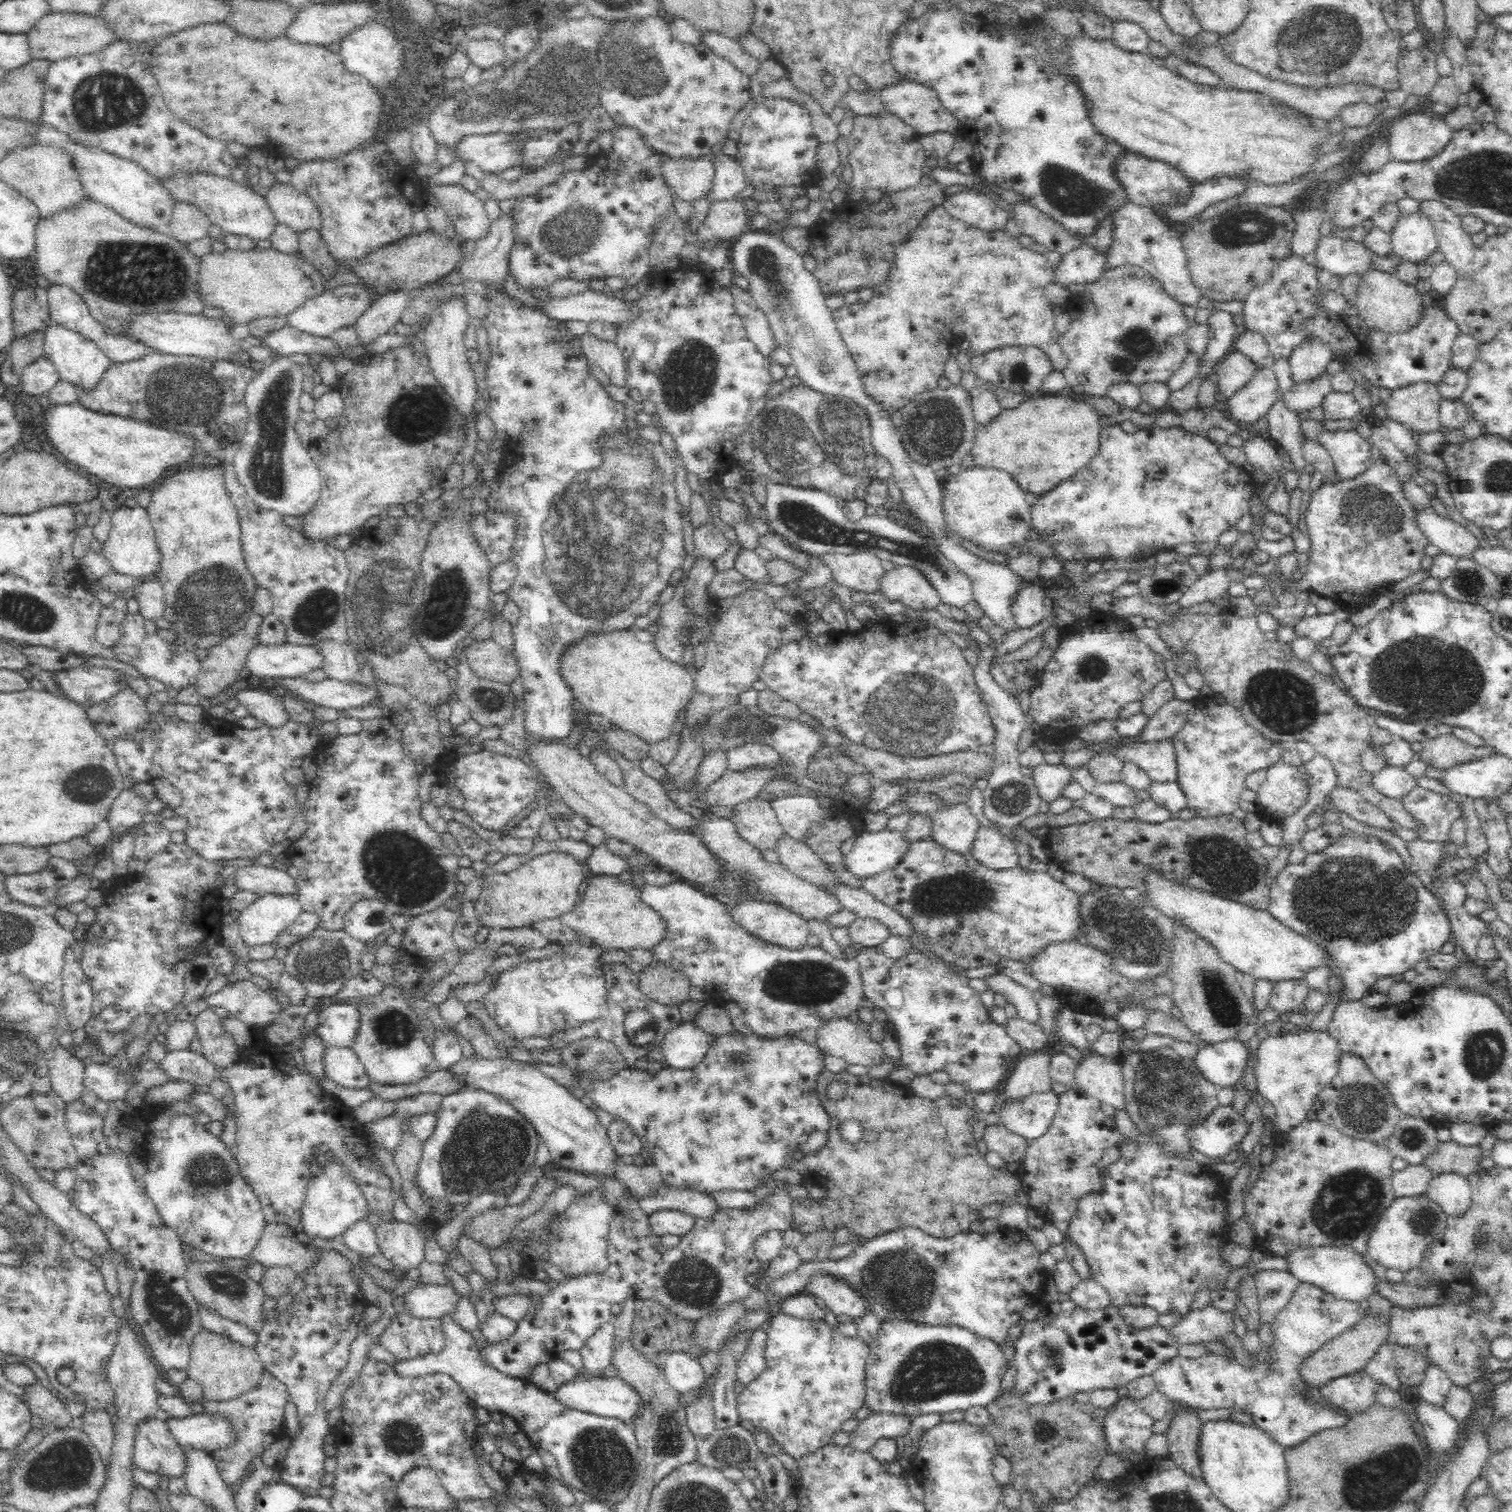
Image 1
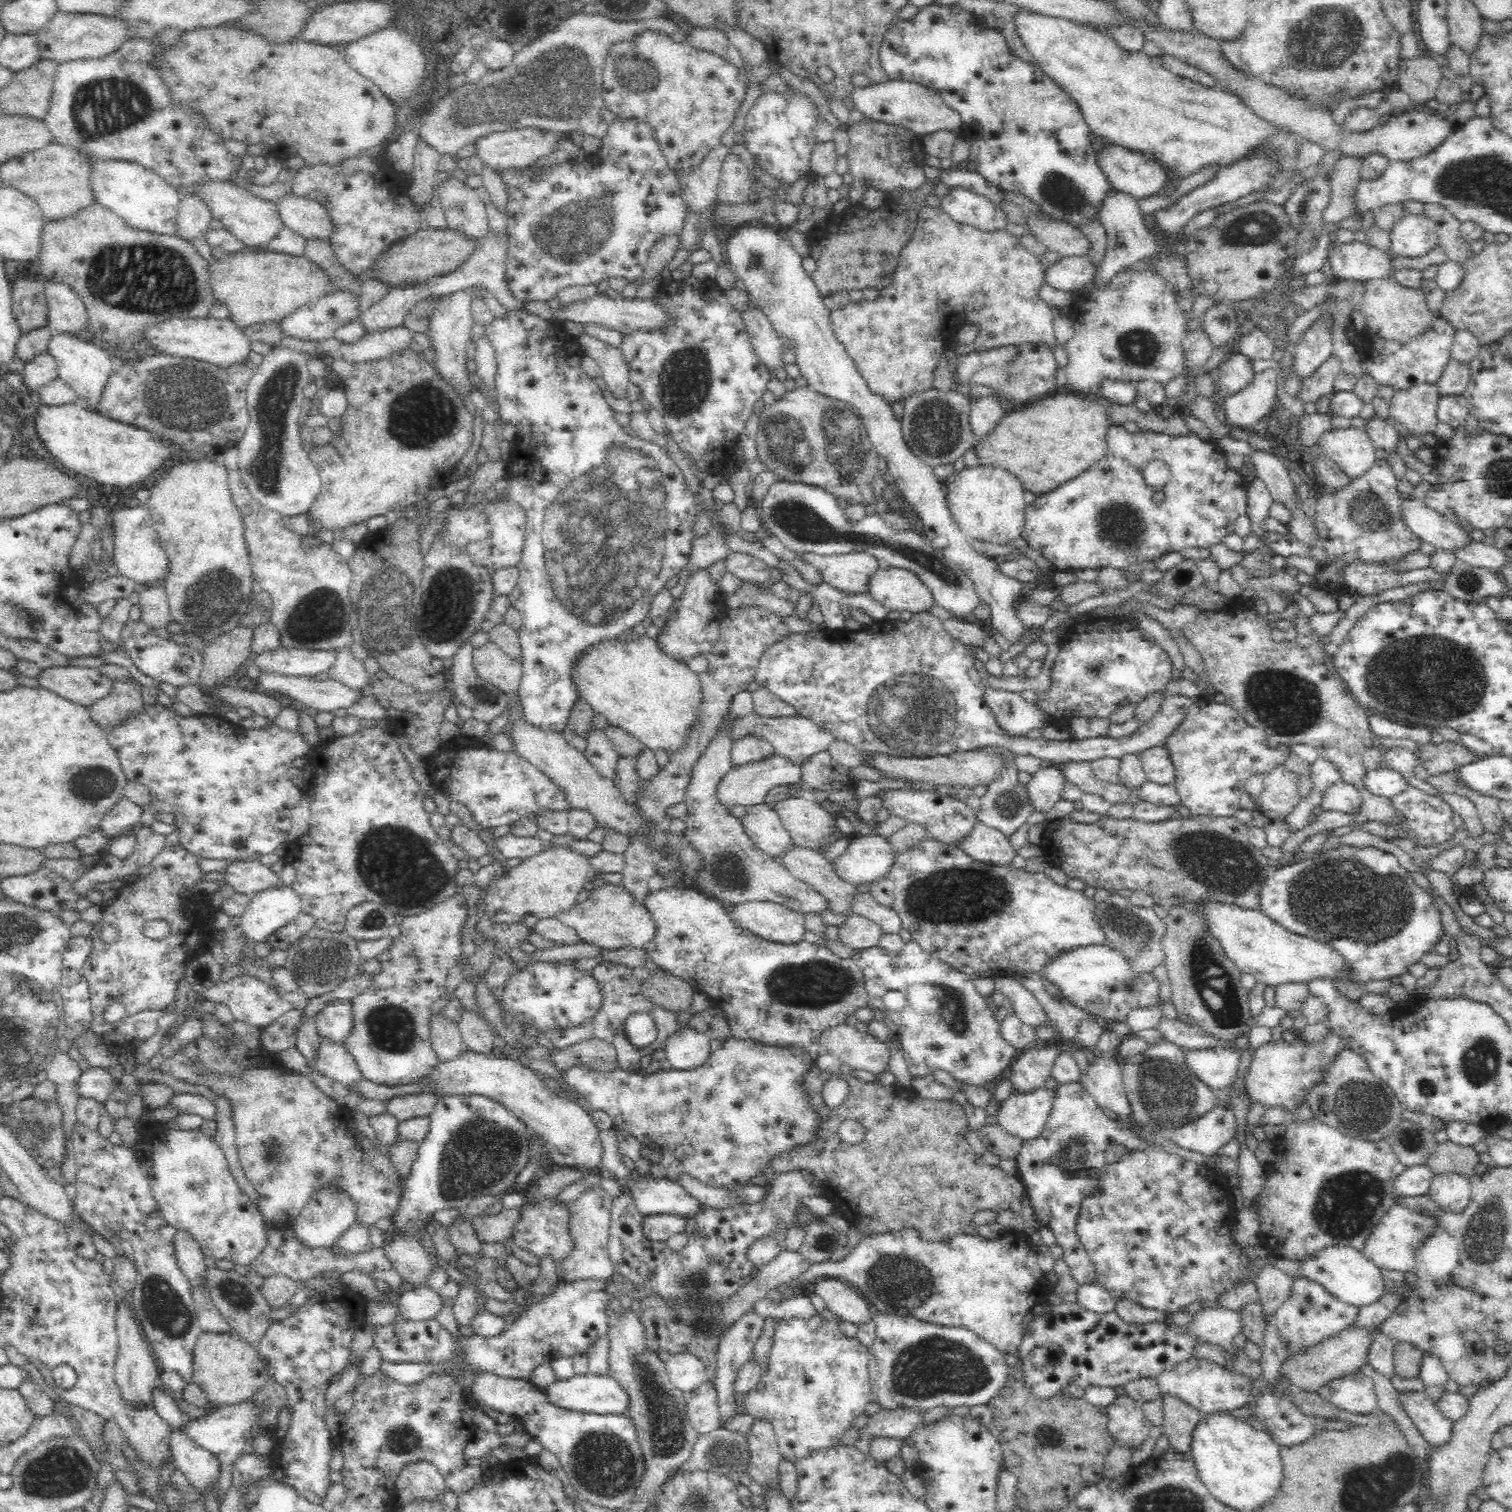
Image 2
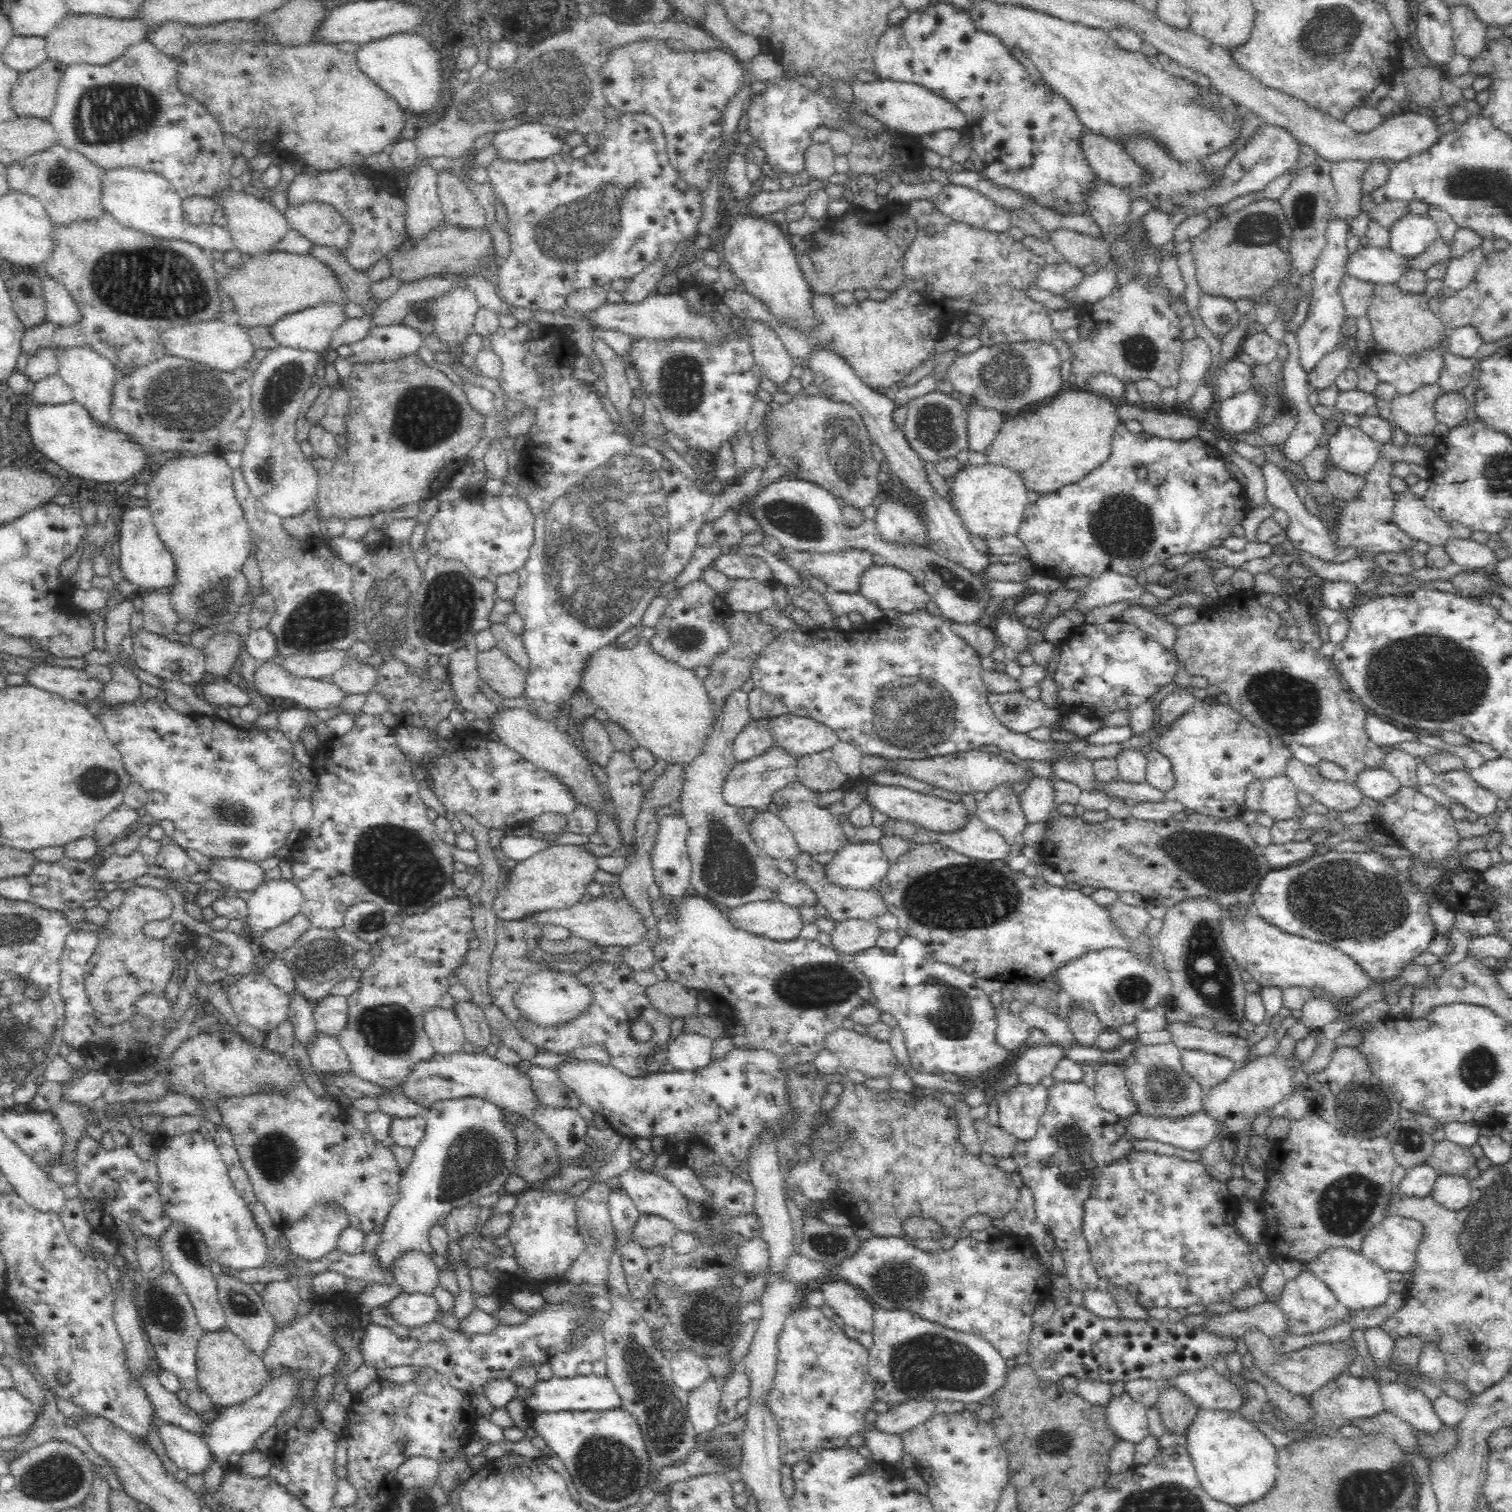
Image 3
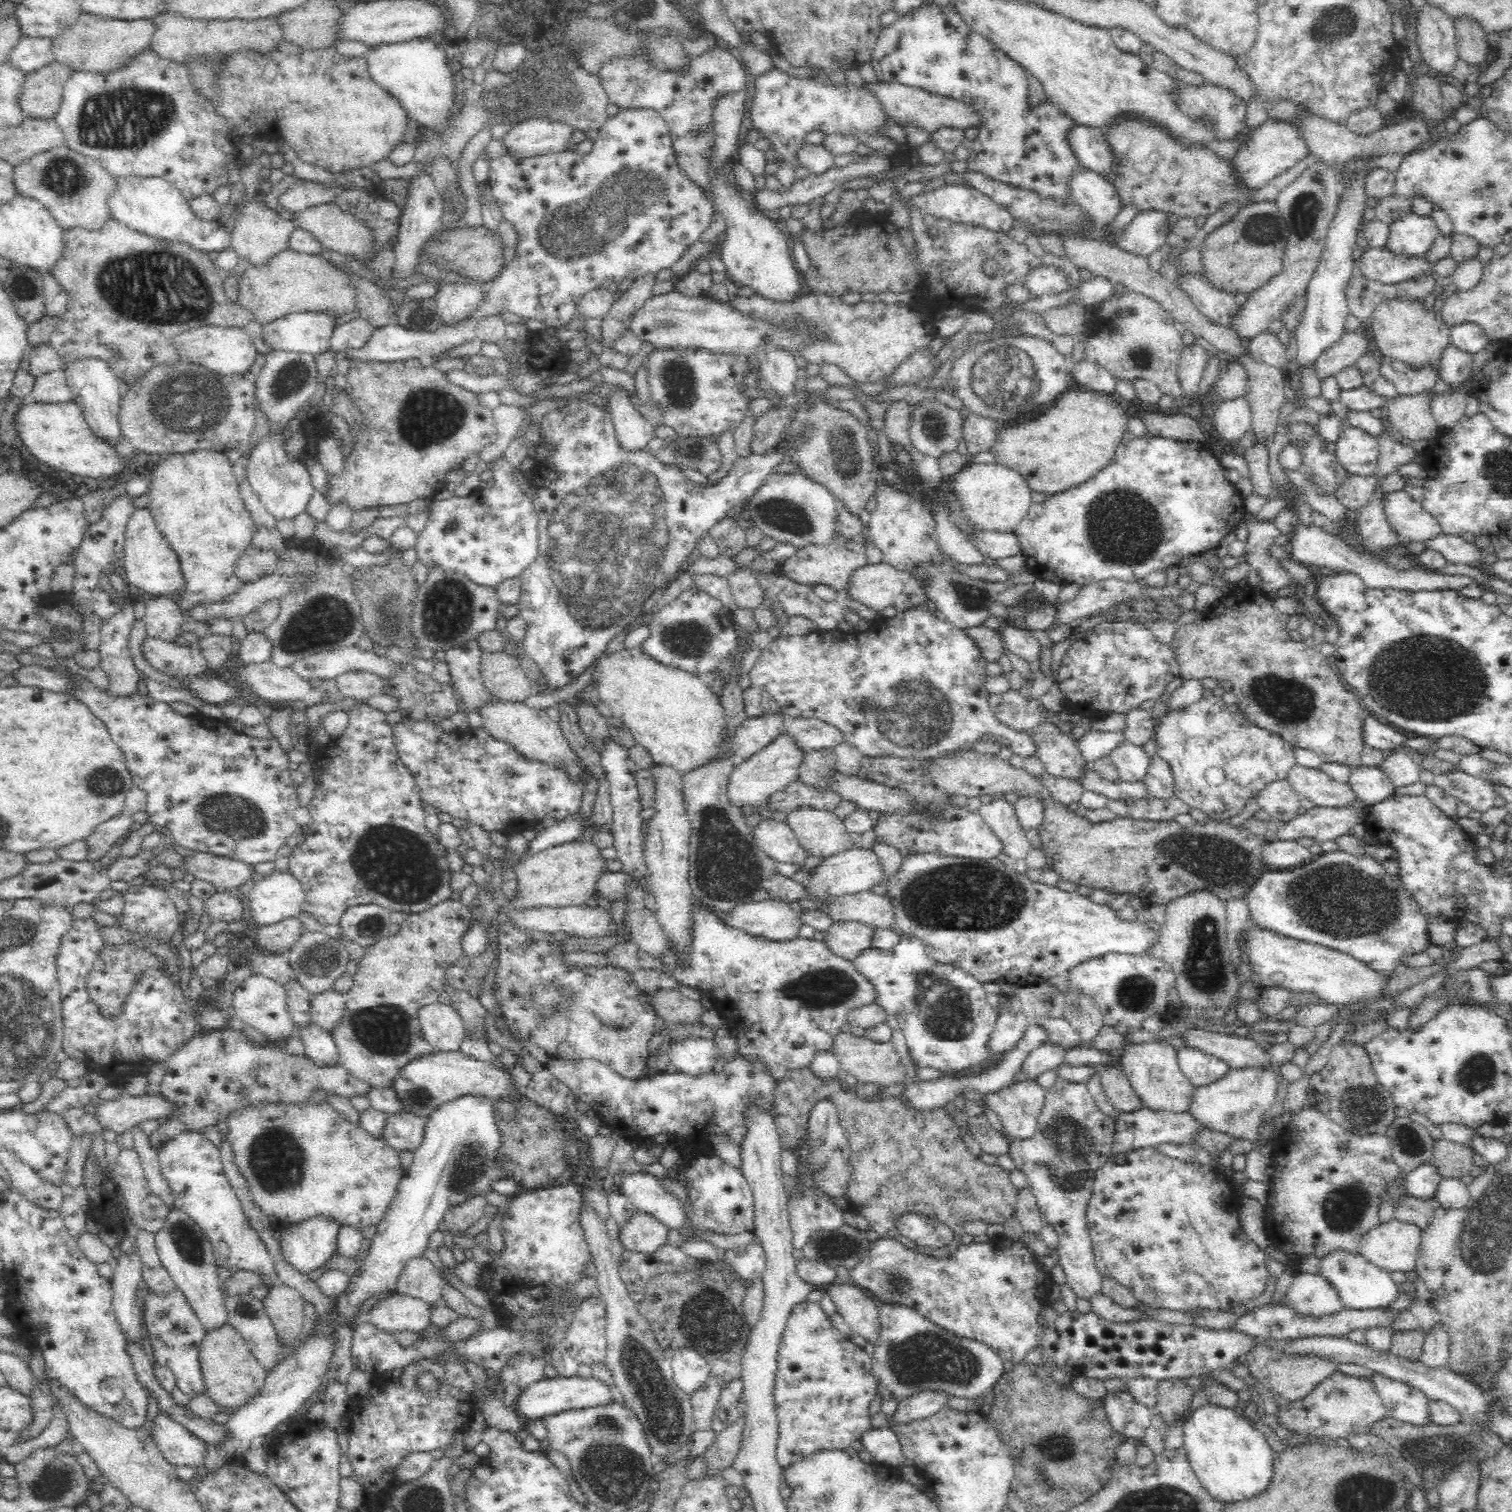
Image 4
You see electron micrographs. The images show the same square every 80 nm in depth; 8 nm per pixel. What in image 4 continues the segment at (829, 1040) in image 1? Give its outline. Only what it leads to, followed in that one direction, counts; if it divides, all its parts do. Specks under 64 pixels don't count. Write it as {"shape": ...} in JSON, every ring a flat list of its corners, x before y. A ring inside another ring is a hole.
{"shape":[[839,1032,832,1042,832,1054,839,1060,841,1069,859,1079,859,1082,872,1082,882,1086,907,1083,907,1072,892,1043,878,1042,870,1037,854,1036,852,1033]]}

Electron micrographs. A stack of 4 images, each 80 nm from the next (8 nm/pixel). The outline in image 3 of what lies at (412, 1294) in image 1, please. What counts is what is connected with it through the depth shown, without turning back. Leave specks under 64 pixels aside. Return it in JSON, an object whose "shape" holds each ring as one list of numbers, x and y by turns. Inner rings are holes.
{"shape":[[402,1290,388,1302,388,1307,398,1323,410,1328,434,1320,438,1314,439,1304,432,1293]]}

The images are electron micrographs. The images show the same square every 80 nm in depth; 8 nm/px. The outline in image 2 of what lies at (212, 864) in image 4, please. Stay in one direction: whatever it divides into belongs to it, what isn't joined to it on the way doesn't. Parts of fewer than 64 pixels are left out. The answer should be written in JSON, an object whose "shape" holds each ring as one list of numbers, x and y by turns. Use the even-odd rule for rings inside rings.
{"shape":[[232,861,230,866,226,866,224,876,224,882,230,885,234,892,251,896,270,888,287,886,282,882,280,873,275,872,271,867,264,866,259,861]]}

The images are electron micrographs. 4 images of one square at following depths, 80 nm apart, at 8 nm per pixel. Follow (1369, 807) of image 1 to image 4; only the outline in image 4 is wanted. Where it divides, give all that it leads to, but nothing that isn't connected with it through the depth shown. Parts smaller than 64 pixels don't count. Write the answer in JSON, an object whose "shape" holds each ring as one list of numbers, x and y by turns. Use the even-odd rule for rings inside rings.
{"shape":[[1294,763,1287,779,1301,797,1312,800,1315,806,1350,808,1359,800,1348,782,1340,783,1319,768,1306,768]]}

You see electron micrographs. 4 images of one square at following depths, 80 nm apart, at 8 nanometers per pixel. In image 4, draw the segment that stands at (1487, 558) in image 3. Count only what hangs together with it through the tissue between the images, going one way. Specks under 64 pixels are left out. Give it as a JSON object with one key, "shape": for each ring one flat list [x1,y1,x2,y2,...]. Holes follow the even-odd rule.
{"shape":[[1441,535,1436,539,1426,540,1426,548,1434,547,1440,551,1448,563,1471,565,1472,567,1483,567,1479,565,1480,560,1484,560,1486,551,1478,548,1475,543,1467,542,1460,536]]}

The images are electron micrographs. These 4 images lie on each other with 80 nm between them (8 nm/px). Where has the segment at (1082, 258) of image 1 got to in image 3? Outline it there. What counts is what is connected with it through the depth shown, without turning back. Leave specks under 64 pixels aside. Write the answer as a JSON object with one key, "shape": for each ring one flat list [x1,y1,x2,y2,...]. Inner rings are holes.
{"shape":[[1070,261,1046,265,1038,272,1036,286,1040,286,1054,293,1066,294,1070,289,1076,288,1082,280,1086,279,1084,266]]}

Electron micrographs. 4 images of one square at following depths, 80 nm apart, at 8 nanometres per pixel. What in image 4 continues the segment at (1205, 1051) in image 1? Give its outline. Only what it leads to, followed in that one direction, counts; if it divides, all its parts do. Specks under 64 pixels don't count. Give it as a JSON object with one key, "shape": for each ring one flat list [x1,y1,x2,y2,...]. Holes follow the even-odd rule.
{"shape":[[1189,1046,1177,1048,1177,1060,1182,1074,1198,1087,1221,1080,1231,1070,1224,1060]]}

